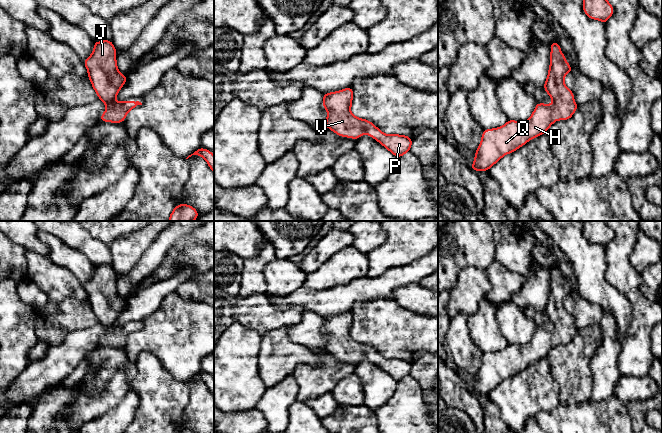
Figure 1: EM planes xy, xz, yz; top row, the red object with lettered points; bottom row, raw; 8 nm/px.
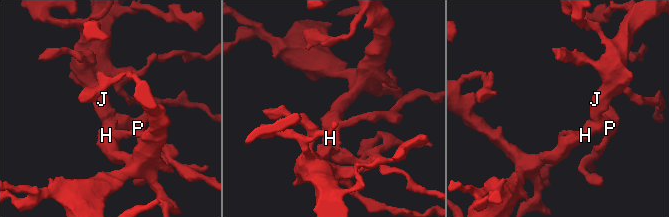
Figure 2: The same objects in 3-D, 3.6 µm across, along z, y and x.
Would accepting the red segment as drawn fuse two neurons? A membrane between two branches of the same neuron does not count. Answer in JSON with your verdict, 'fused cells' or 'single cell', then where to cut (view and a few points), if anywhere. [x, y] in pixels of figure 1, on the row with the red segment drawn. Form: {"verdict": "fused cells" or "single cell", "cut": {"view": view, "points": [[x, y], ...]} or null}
{"verdict": "single cell", "cut": null}

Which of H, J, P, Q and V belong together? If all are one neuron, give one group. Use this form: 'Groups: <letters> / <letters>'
Groups: H J P Q V

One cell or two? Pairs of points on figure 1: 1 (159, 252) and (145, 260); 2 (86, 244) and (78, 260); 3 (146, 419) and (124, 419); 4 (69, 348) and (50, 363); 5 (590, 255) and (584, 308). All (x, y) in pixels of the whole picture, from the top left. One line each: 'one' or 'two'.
1: one
2: two
3: two
4: one
5: two

